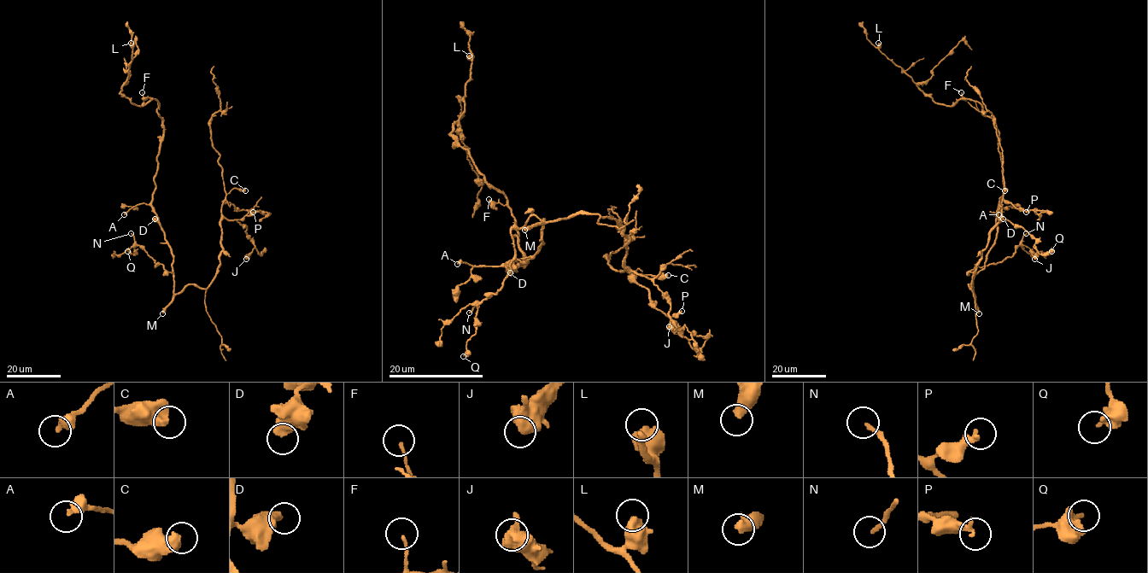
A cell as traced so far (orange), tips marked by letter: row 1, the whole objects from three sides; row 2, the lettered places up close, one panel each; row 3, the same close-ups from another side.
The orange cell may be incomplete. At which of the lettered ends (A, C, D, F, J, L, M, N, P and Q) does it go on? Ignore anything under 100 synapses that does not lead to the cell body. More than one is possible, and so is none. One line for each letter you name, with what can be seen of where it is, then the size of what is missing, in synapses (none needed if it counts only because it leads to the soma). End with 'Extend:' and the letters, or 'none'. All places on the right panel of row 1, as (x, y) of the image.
M: place (979, 313); 750 synapses
Extend: M

